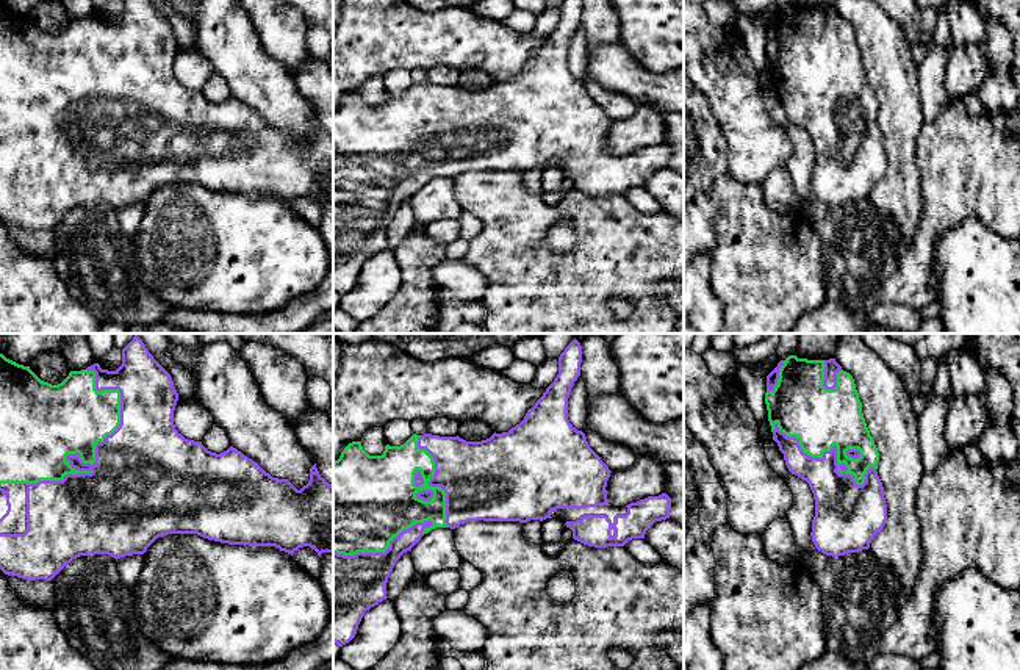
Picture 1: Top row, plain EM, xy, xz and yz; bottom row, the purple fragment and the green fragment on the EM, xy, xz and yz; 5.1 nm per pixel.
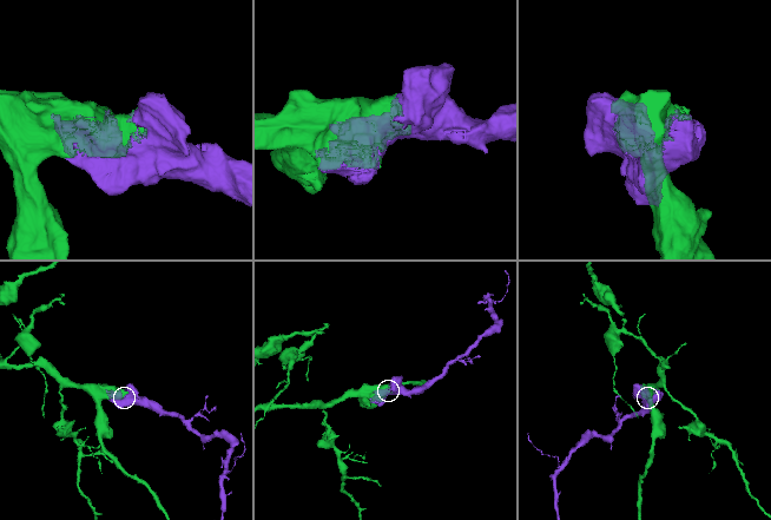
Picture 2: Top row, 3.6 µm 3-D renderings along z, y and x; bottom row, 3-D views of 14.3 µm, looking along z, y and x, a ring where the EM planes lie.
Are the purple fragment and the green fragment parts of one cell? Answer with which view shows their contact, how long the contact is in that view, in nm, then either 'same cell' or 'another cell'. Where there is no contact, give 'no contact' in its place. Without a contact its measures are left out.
meets purple in xy; contact 700 nm long; same cell

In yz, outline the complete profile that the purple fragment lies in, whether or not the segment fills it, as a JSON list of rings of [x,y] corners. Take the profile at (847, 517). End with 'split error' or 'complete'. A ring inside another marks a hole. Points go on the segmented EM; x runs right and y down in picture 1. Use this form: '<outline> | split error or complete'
[[[788,355],[767,376],[765,404],[773,440],[784,454],[788,471],[806,481],[813,493],[812,542],[826,556],[839,557],[868,549],[887,521],[884,487],[878,476],[879,452],[867,427],[854,379],[835,358],[807,360]]] | split error

